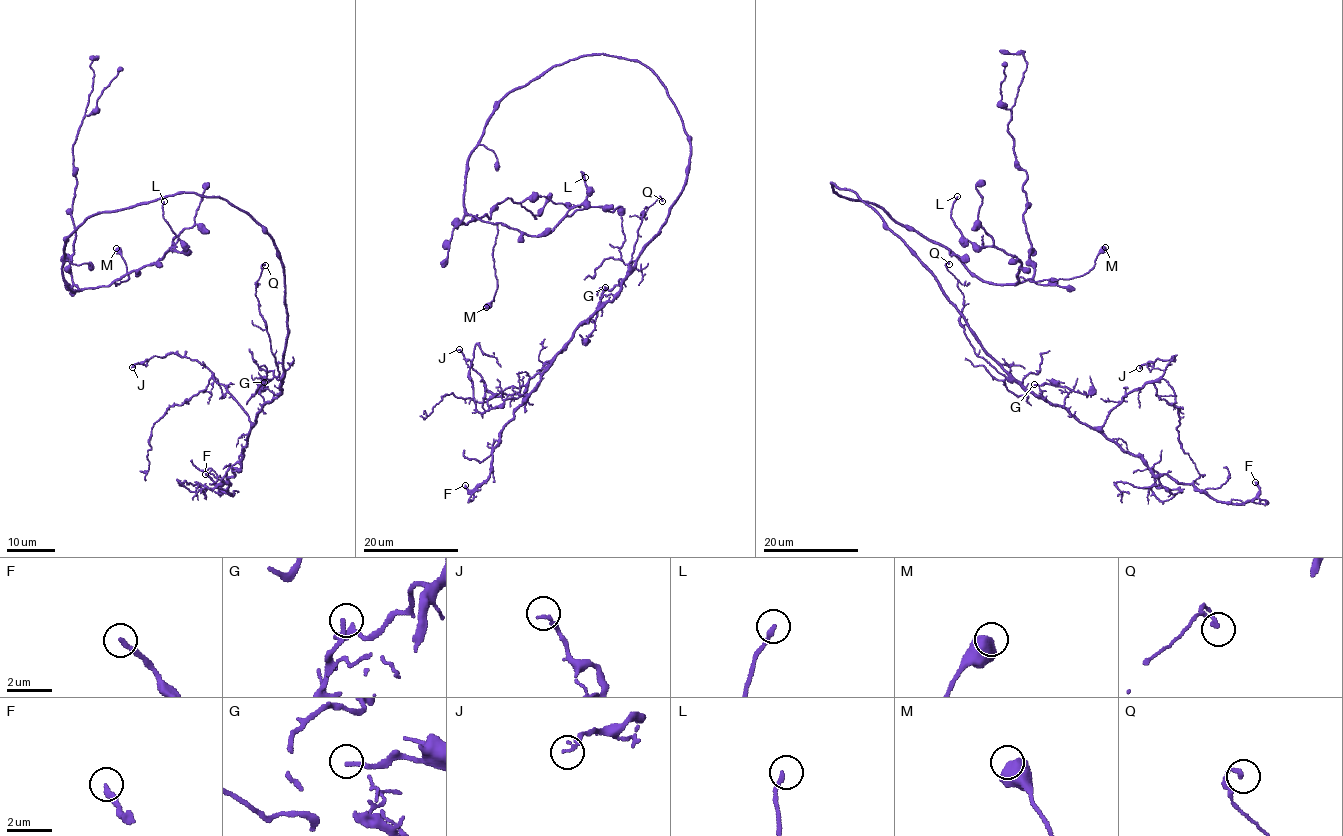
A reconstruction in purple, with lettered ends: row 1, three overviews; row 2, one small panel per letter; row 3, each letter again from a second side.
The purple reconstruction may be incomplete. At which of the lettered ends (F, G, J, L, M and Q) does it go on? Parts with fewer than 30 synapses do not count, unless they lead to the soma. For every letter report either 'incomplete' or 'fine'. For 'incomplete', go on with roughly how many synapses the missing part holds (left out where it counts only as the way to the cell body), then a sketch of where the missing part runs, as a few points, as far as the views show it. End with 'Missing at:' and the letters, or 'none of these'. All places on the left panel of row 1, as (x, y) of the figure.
F: incomplete; about 30 synapses; missing branch runs (205, 474), (174, 460), (166, 451), (162, 413), (169, 399), (163, 379), (150, 359), (133, 346)
G: fine
J: fine
L: fine
M: fine
Q: fine
Missing at: F

